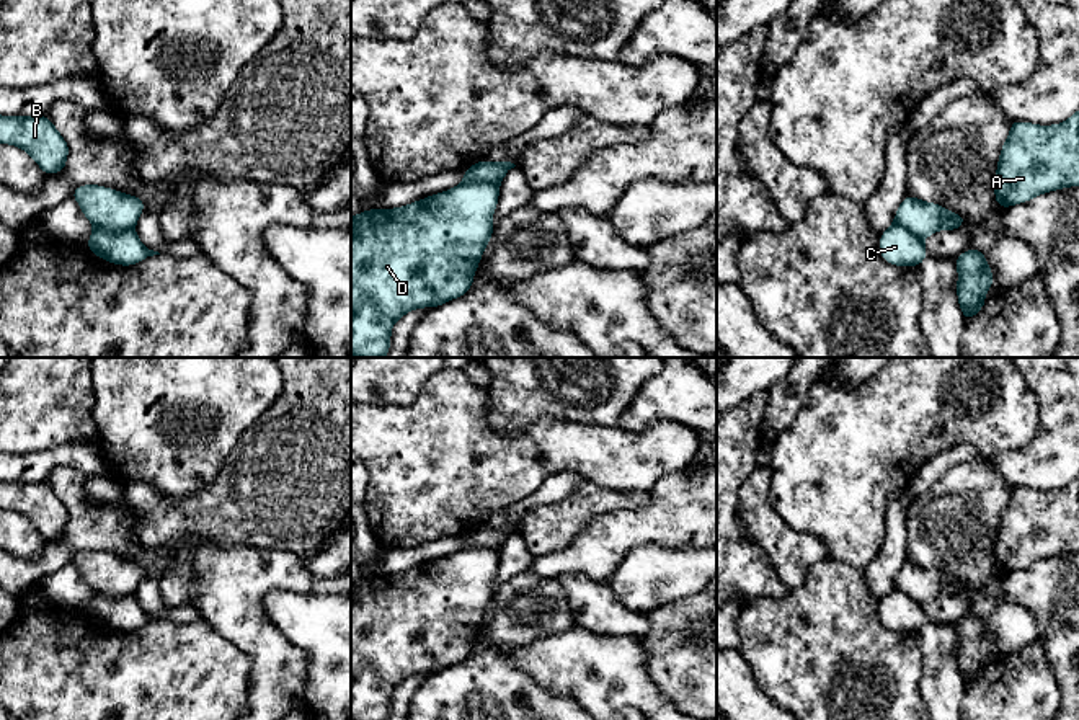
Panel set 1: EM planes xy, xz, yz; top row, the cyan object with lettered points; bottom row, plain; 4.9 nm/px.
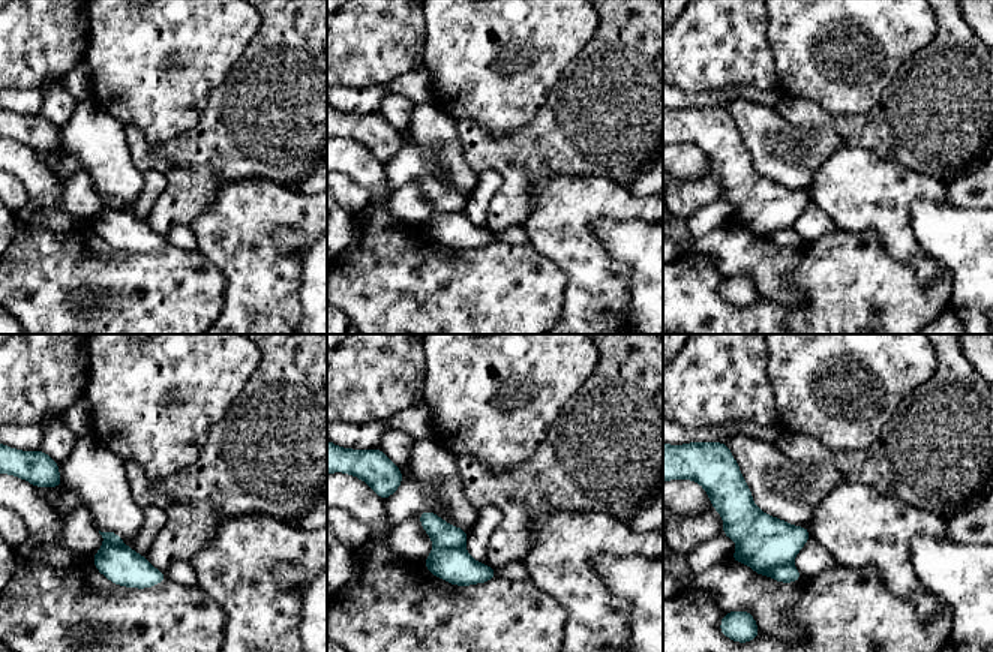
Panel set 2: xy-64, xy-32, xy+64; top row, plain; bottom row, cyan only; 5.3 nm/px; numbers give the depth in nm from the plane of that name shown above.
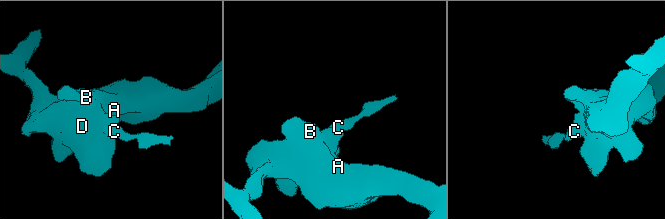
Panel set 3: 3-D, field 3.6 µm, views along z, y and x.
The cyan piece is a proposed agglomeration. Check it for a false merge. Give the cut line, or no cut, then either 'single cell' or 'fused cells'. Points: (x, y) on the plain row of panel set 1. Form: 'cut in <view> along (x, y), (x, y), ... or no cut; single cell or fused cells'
cut in xy along (133, 593), (95, 598); fused cells

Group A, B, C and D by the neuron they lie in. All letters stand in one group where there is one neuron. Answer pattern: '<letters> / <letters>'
A B D / C

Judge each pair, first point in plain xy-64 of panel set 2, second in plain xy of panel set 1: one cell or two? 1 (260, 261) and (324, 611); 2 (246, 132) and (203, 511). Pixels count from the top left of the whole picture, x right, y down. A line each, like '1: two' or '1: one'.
1: two
2: one

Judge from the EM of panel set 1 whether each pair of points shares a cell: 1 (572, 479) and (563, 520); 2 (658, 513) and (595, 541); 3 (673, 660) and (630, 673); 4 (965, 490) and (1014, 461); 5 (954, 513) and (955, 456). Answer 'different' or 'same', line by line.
1: different
2: same
3: different
4: different
5: different

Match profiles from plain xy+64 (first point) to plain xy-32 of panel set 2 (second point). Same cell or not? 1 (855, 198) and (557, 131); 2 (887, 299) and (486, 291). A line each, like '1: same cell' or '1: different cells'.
1: different cells
2: same cell

